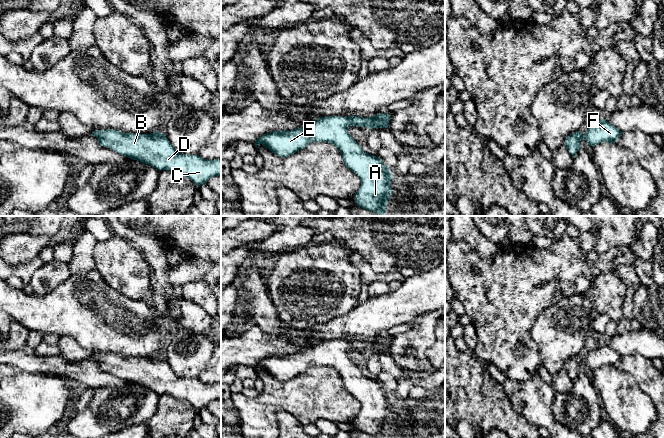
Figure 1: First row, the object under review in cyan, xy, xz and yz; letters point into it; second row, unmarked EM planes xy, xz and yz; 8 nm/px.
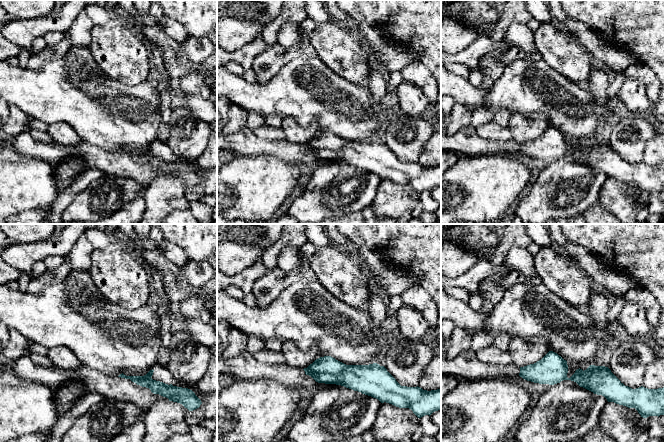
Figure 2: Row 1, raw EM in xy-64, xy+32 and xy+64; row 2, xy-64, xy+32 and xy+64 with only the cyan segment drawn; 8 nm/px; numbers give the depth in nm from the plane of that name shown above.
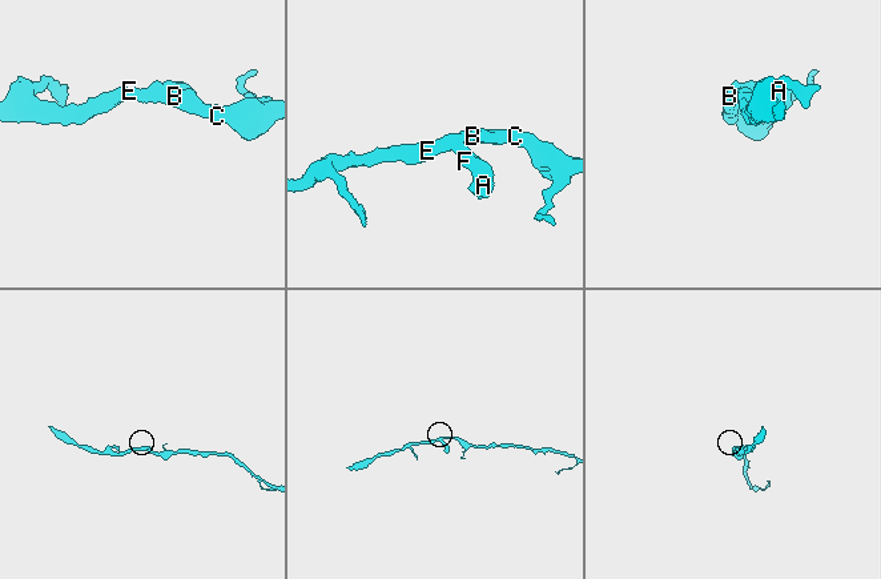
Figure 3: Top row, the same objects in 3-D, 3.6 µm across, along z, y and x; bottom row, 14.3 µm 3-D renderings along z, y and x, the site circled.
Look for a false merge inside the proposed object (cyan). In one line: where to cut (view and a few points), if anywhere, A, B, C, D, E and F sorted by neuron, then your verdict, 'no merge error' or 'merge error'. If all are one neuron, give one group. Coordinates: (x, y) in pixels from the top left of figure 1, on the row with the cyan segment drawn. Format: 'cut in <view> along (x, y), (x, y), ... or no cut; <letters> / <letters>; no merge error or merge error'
no cut; A B C D E F; no merge error

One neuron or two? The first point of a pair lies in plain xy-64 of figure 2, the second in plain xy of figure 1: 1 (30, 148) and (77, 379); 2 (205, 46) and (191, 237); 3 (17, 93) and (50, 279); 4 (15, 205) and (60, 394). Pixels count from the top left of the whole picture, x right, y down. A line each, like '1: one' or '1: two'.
1: one
2: two
3: two
4: one

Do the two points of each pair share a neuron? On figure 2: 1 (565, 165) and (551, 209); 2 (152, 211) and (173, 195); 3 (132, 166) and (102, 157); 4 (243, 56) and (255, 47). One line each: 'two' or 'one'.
1: one
2: one
3: one
4: one

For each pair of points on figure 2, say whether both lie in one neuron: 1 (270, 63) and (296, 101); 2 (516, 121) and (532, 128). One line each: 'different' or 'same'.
1: different
2: same

